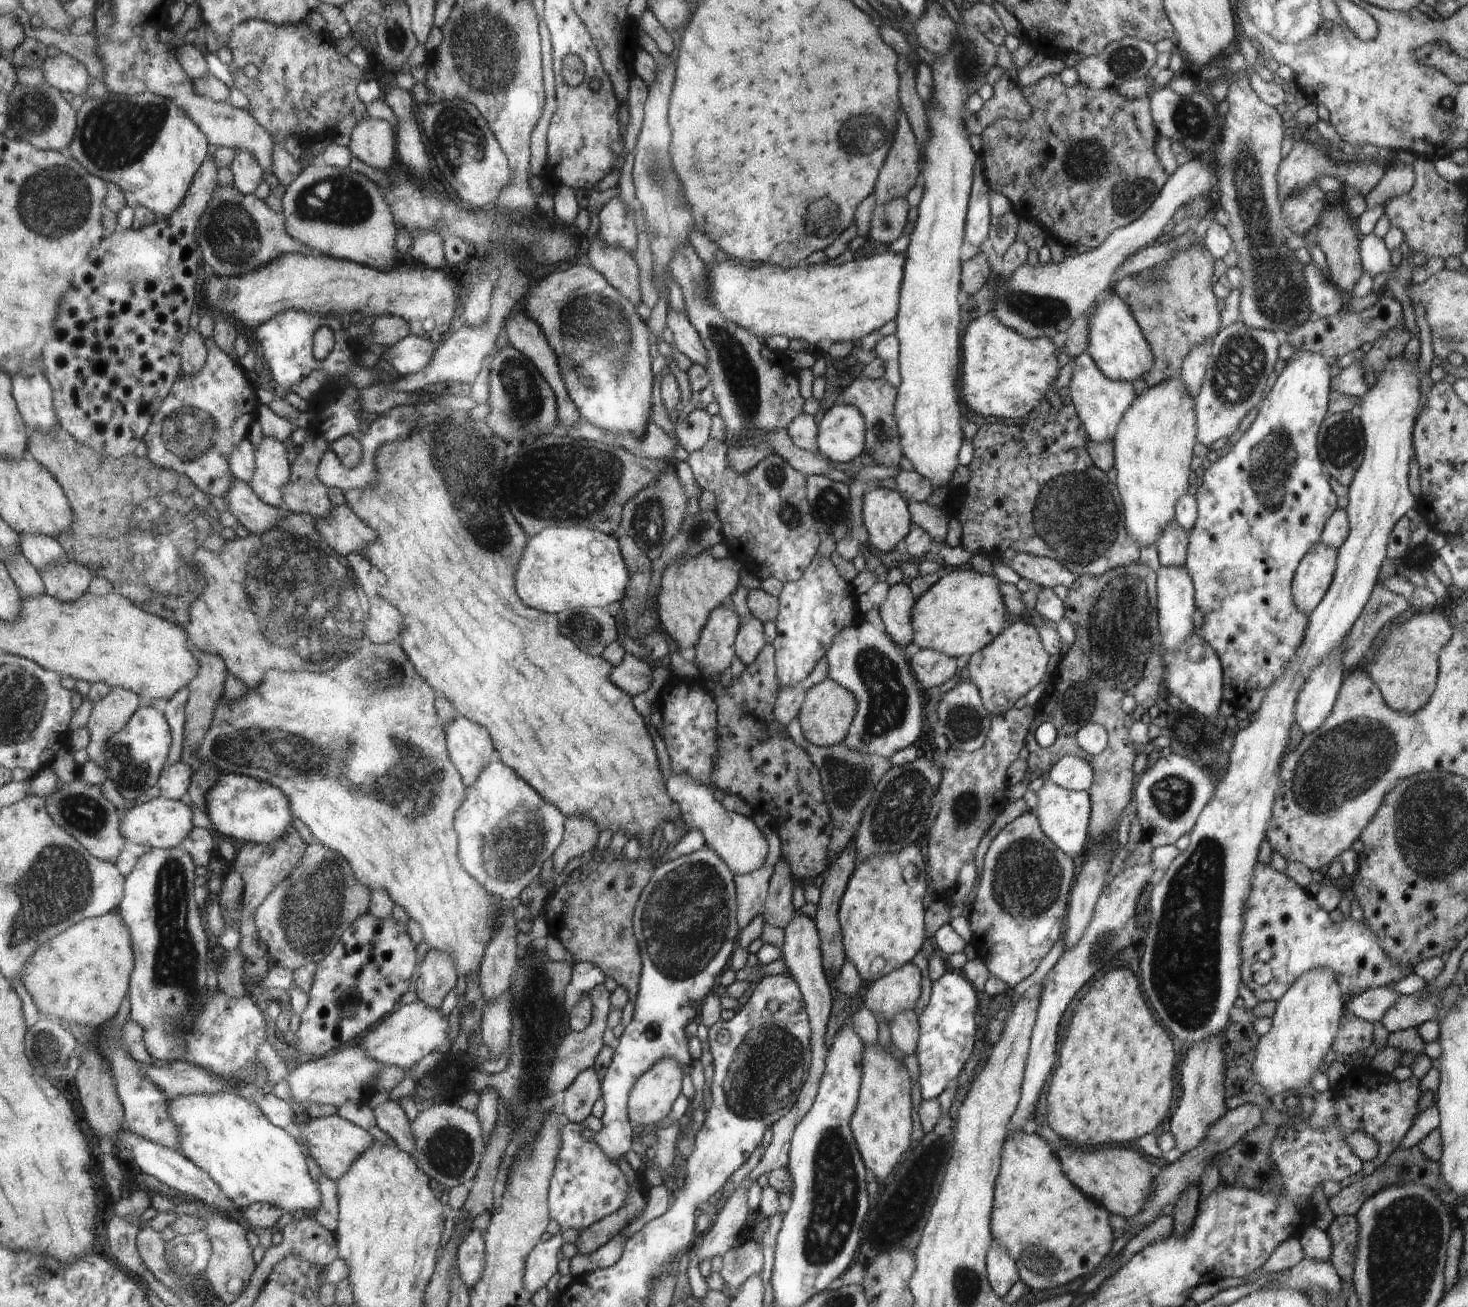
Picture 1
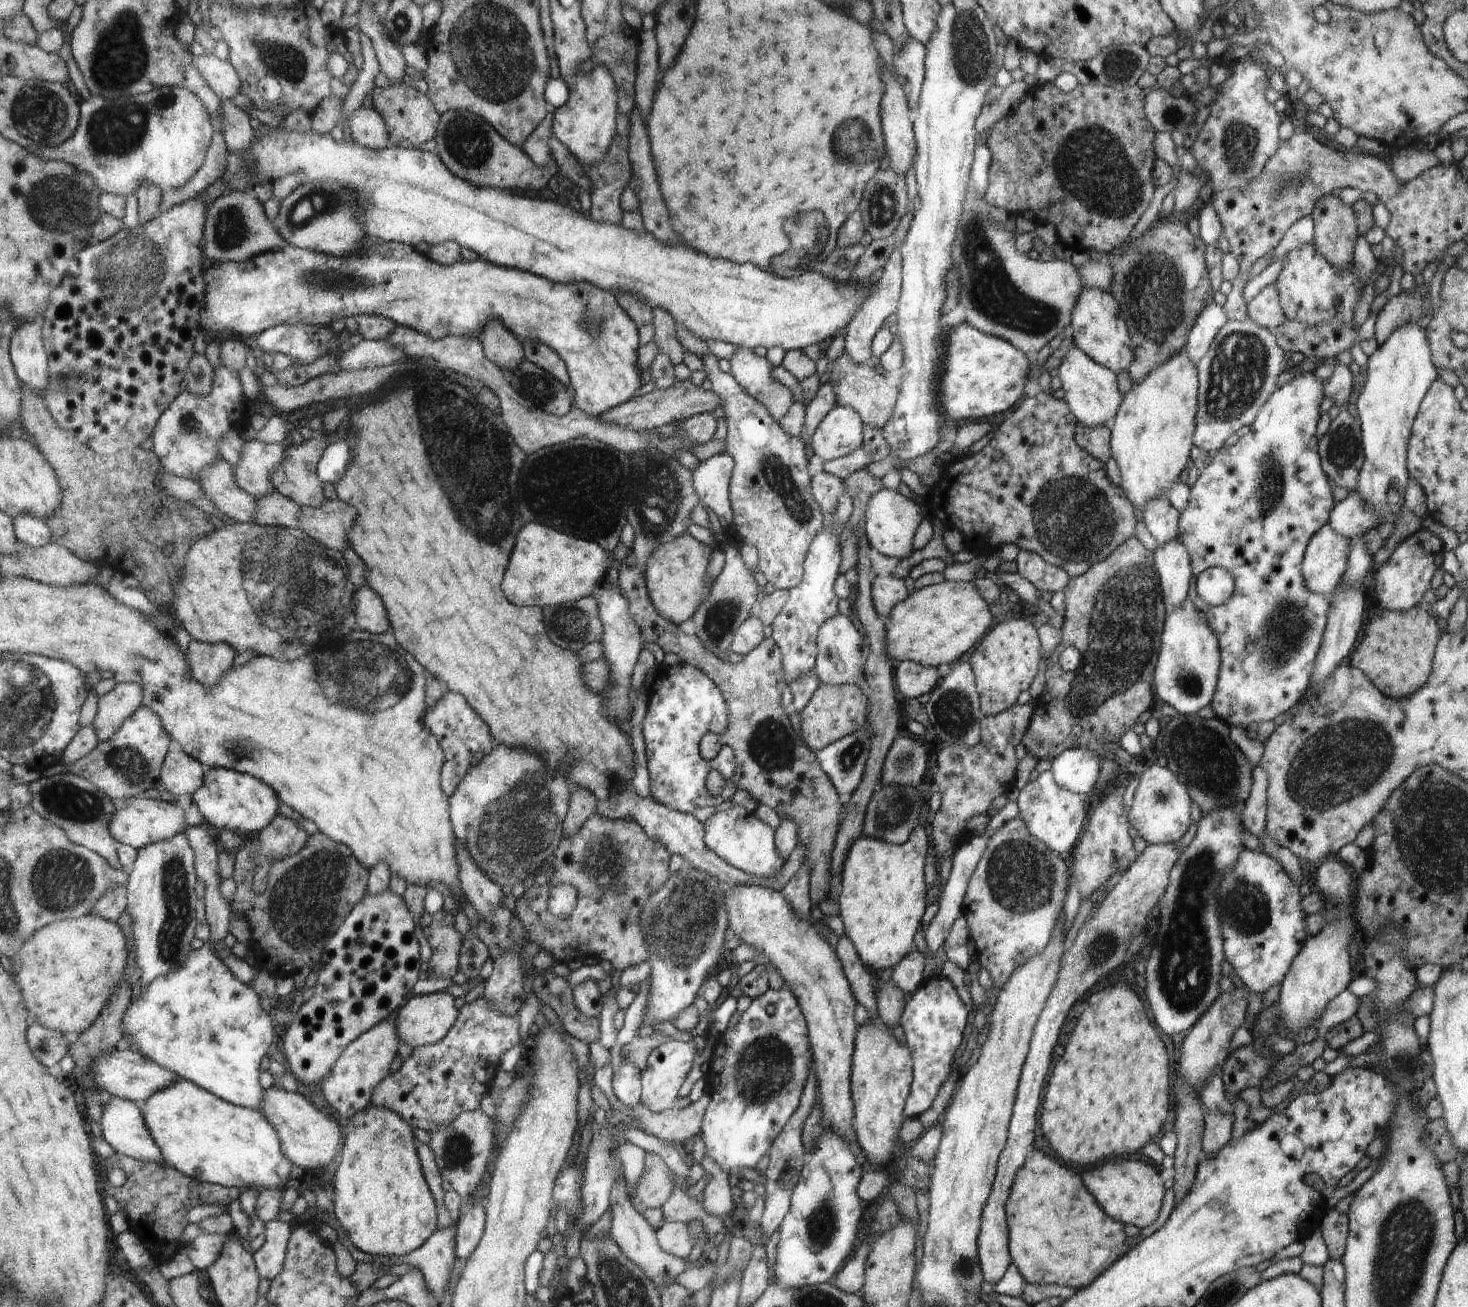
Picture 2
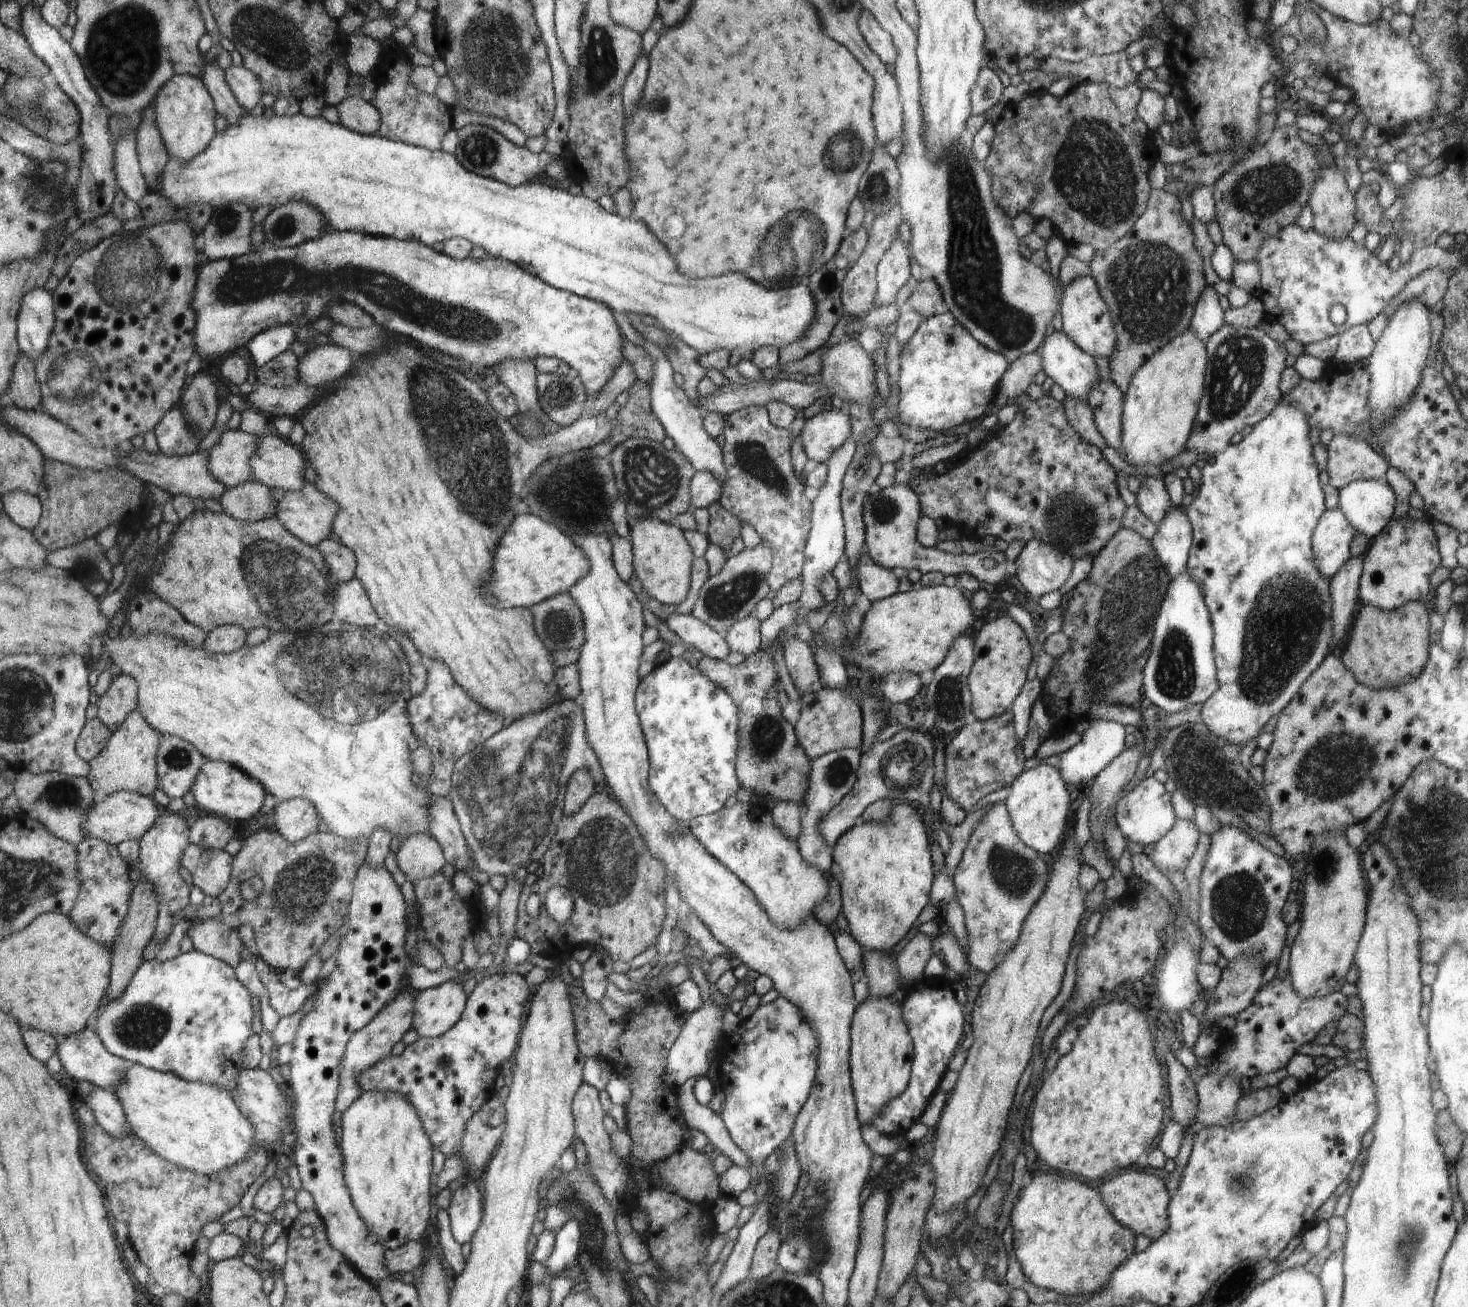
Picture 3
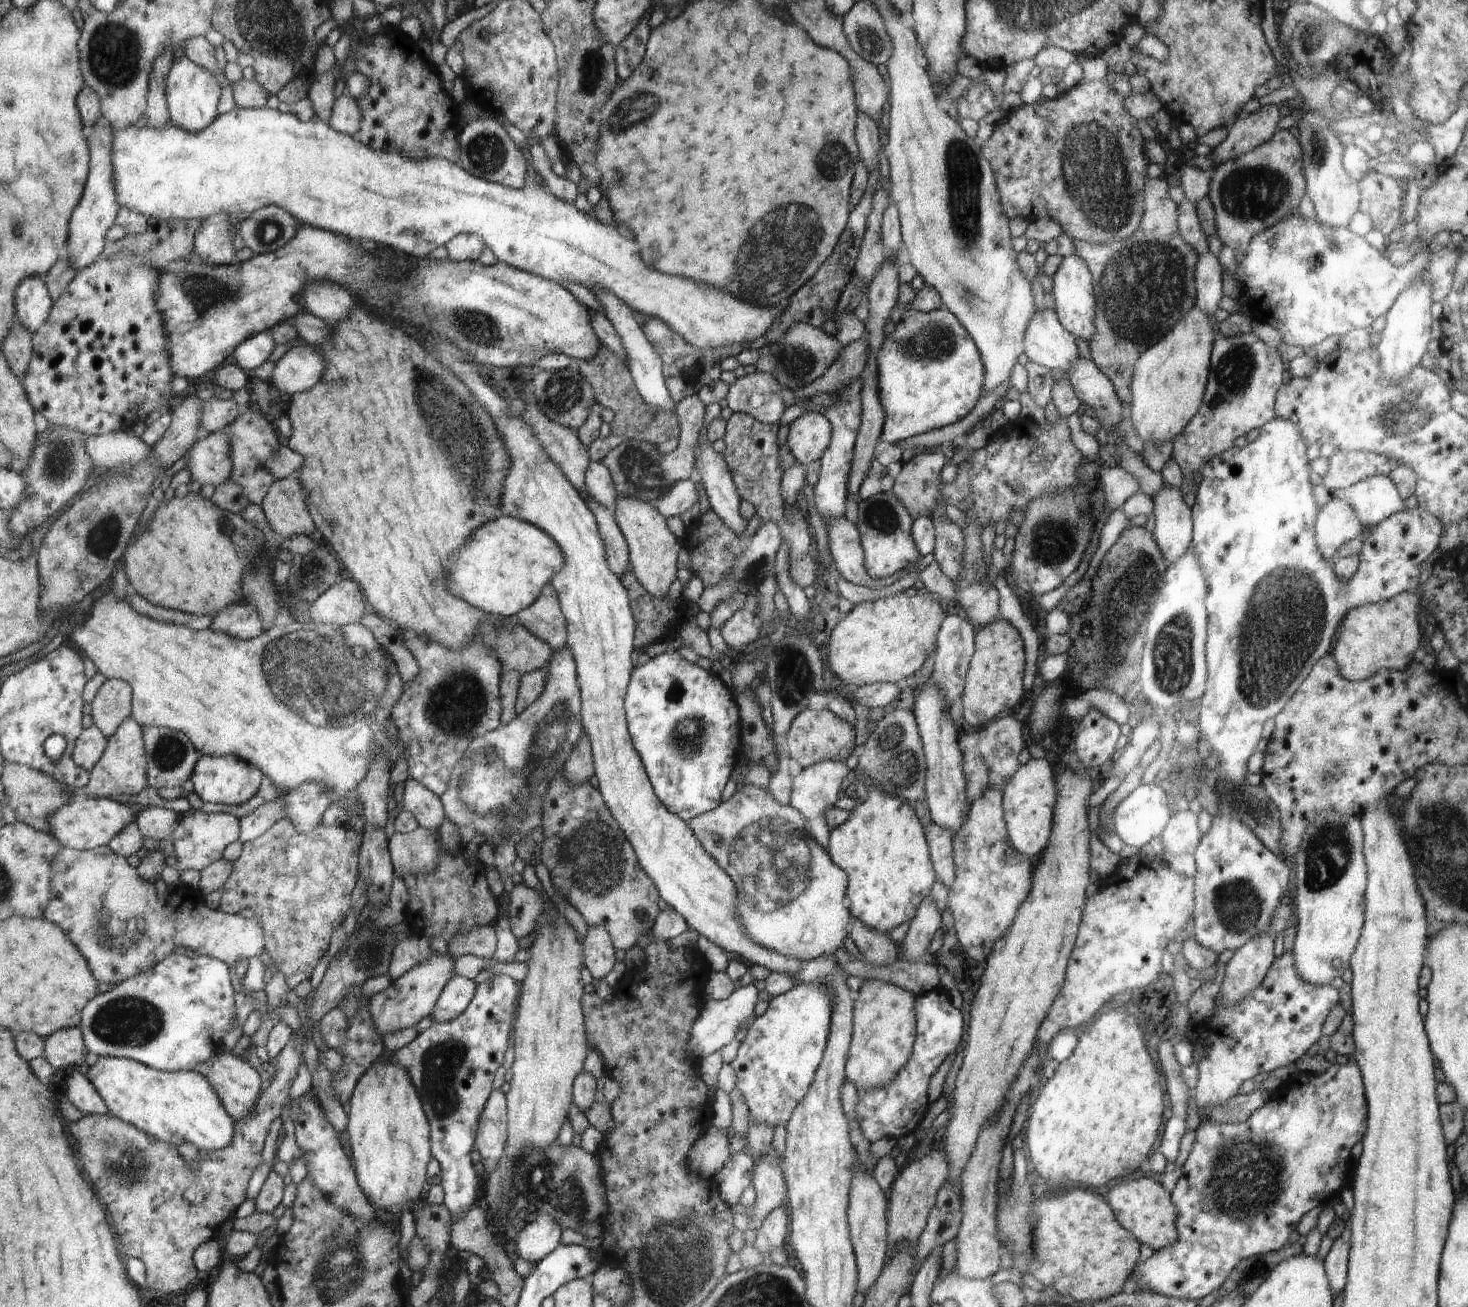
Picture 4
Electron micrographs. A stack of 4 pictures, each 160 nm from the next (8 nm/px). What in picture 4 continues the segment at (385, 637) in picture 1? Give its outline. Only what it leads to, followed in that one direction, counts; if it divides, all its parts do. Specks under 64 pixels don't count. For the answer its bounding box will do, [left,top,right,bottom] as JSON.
[307,575,368,624]

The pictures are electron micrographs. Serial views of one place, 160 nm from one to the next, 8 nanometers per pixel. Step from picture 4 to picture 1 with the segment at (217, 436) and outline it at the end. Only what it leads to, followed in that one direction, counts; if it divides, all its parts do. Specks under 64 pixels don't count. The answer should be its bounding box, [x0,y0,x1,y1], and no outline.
[248,437,290,507]

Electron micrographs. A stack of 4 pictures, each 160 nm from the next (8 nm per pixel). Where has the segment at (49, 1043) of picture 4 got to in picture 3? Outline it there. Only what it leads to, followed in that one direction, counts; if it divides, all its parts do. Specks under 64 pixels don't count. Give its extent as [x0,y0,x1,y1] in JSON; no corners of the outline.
[58,1028,132,1092]

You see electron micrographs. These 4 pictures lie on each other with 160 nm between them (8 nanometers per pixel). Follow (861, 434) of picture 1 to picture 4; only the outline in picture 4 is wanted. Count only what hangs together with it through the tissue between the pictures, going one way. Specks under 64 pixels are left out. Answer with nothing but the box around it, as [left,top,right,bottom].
[787,411,833,465]

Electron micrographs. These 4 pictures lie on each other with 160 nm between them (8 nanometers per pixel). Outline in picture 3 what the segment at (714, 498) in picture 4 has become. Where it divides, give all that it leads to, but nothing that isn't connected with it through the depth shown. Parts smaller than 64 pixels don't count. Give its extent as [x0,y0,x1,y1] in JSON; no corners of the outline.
[644,342,726,485]

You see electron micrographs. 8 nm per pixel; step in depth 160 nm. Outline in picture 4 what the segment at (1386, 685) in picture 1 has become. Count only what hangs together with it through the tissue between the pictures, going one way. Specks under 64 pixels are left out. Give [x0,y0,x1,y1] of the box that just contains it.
[1330,592,1426,681]

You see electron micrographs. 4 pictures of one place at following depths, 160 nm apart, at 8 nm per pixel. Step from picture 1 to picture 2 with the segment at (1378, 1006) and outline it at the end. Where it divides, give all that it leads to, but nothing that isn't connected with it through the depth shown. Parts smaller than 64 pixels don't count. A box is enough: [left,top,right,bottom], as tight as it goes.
[1313,989,1359,1037]

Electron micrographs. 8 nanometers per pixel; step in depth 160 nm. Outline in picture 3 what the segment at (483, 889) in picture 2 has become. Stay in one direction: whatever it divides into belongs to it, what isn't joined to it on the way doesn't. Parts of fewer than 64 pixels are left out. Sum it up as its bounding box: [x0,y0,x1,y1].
[430,795,474,878]

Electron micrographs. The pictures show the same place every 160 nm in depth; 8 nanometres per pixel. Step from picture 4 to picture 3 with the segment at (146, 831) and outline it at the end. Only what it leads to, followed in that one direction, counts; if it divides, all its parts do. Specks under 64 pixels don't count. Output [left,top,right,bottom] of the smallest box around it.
[141,809,192,918]

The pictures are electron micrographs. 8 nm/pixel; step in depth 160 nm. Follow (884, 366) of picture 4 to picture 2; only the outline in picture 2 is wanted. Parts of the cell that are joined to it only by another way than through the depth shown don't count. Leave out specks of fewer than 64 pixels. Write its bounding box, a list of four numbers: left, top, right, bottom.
[941,321,1028,421]

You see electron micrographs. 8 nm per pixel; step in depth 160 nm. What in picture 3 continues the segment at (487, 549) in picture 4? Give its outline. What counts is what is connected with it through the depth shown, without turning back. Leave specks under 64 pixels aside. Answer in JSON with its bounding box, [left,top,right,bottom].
[486,514,590,608]

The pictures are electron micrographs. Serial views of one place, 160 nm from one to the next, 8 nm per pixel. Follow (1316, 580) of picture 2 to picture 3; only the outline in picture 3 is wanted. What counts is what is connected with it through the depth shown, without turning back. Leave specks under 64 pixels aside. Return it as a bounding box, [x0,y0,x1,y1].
[1310,508,1355,581]

